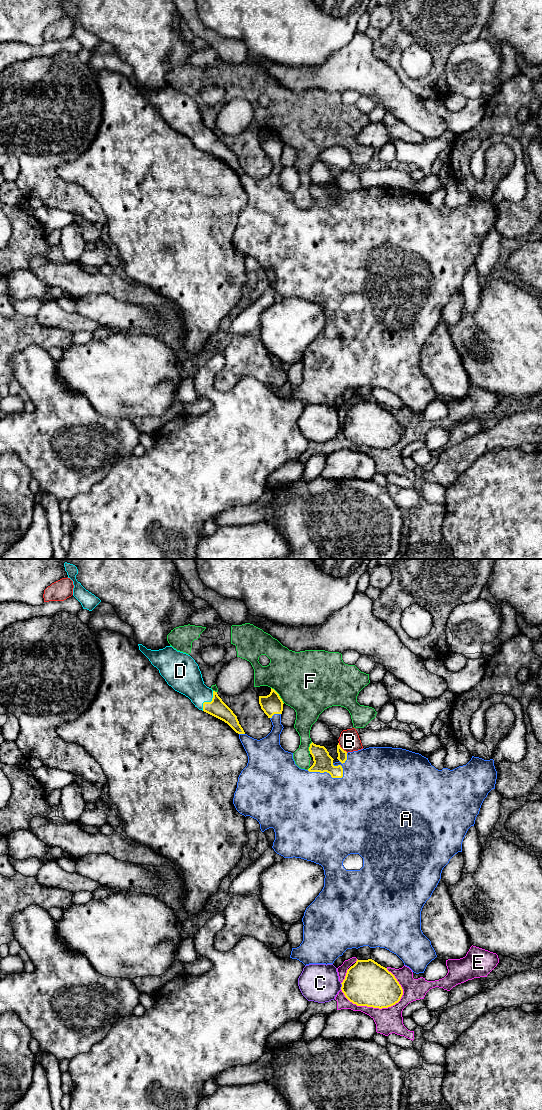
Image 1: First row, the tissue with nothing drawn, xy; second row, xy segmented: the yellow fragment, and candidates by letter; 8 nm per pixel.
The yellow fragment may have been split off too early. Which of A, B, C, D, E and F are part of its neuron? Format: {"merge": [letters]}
{"merge": ["A", "D"]}

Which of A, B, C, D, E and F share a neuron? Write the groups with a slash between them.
A D / B / C / E / F

